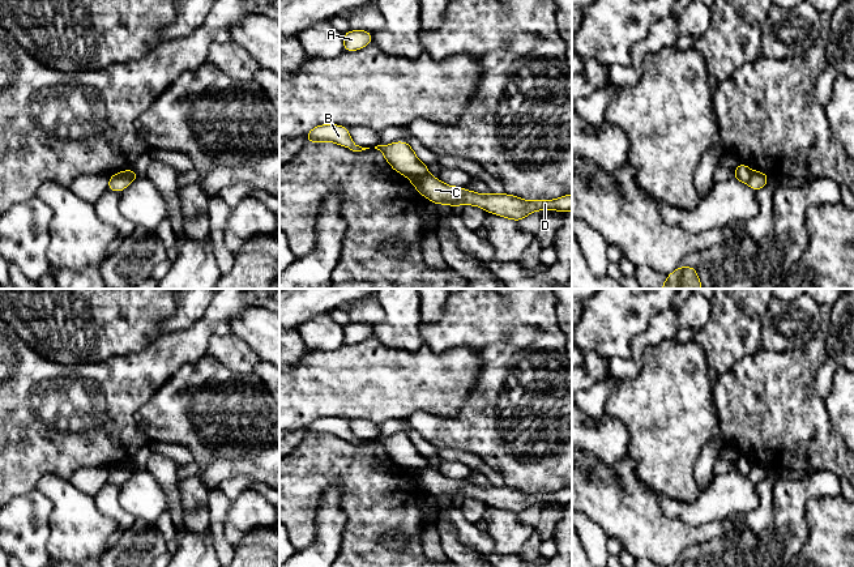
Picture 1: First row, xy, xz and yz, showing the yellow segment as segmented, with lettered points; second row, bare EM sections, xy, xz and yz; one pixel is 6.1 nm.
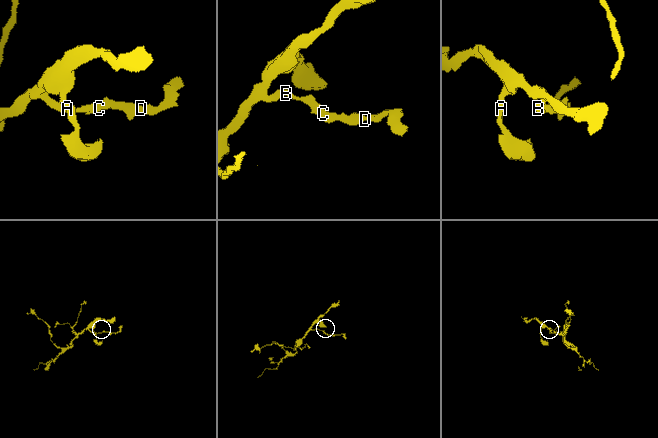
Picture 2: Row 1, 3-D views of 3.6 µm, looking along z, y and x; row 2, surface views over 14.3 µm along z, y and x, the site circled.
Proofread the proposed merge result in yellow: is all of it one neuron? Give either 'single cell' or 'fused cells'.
fused cells

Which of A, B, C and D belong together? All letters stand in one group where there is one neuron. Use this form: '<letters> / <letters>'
A B / C D

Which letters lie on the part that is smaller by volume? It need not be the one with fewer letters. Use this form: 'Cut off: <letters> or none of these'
Cut off: C, D

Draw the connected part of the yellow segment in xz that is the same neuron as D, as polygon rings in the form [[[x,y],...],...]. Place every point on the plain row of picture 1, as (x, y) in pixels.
[[[428,466],[407,469],[407,472],[422,489],[437,499],[448,496],[454,502],[460,496],[464,499],[475,498],[487,506],[501,508],[516,515],[538,503],[559,503],[561,506],[572,503],[572,486],[554,493],[528,494],[508,486],[491,485],[490,487],[481,487],[474,483],[466,483],[465,479],[448,478]]]

